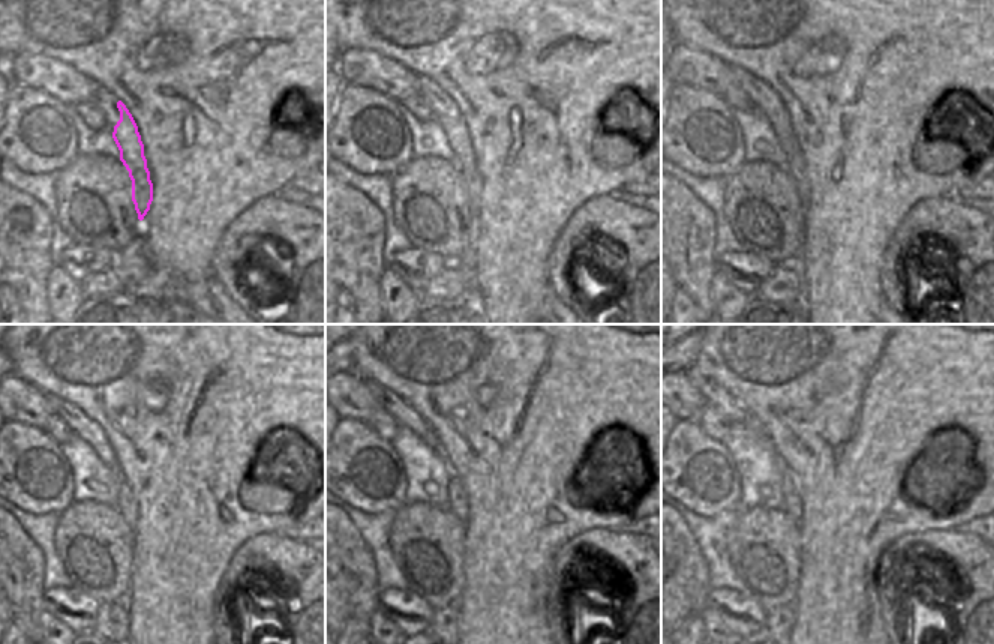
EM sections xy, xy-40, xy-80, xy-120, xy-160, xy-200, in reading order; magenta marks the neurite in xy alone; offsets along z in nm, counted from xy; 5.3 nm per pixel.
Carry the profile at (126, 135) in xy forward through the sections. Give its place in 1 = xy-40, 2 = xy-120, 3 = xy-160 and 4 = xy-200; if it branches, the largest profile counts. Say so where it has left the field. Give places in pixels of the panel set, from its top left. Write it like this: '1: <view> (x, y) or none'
1: xy-40 (459, 138)
2: xy-120 (126, 505)
3: xy-160 (458, 505)
4: xy-200 (792, 506)

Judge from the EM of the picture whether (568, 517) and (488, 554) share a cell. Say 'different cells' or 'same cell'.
same cell

